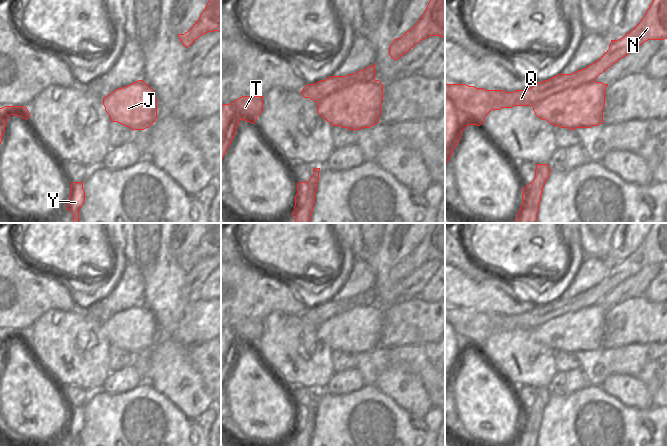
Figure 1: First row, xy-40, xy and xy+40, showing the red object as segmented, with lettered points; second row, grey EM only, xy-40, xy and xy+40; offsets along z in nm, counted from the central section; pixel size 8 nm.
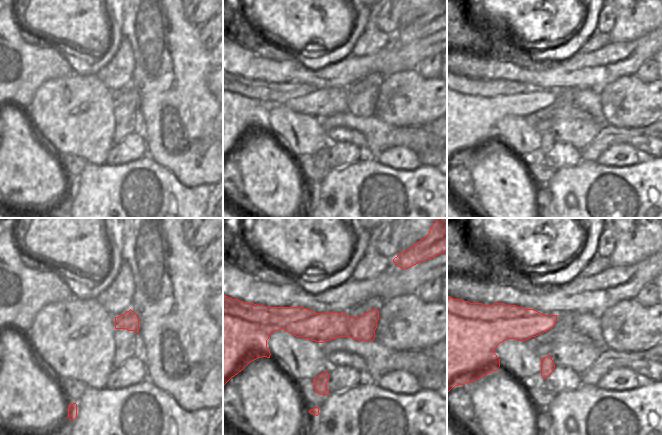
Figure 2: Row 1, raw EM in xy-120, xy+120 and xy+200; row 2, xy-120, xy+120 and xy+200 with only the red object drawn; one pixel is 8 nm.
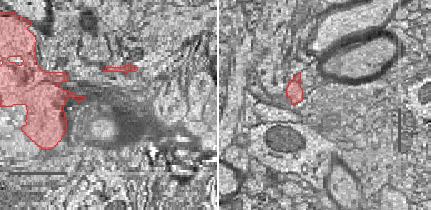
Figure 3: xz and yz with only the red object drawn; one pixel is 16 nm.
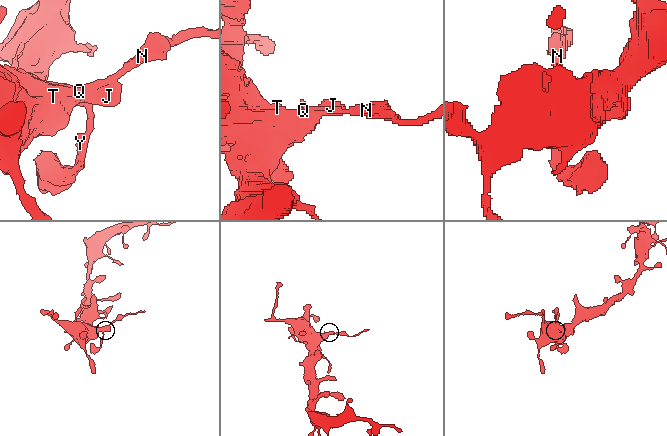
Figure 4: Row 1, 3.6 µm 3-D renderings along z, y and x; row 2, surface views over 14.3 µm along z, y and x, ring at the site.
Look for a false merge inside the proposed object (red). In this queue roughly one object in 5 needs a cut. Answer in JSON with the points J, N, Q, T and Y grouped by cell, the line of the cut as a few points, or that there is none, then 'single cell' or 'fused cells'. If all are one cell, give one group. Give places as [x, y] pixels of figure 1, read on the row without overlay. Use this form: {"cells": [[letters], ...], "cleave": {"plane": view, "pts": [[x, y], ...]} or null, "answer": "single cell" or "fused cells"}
{"cells": [["J", "Q", "T", "Y"], ["N"]], "cleave": {"plane": "xy", "pts": [[374, 303], [347, 311], [324, 304]]}, "answer": "fused cells"}

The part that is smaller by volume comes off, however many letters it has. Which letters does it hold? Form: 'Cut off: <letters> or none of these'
Cut off: N.

